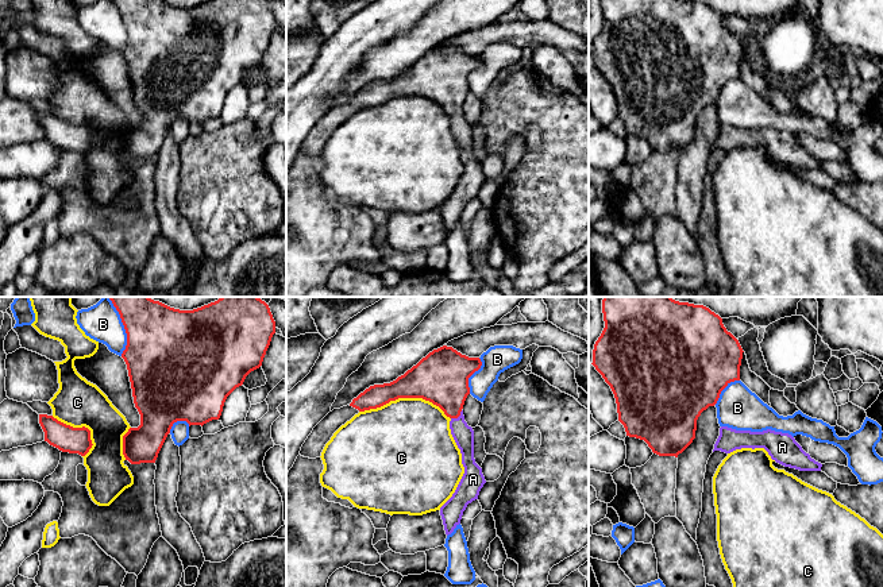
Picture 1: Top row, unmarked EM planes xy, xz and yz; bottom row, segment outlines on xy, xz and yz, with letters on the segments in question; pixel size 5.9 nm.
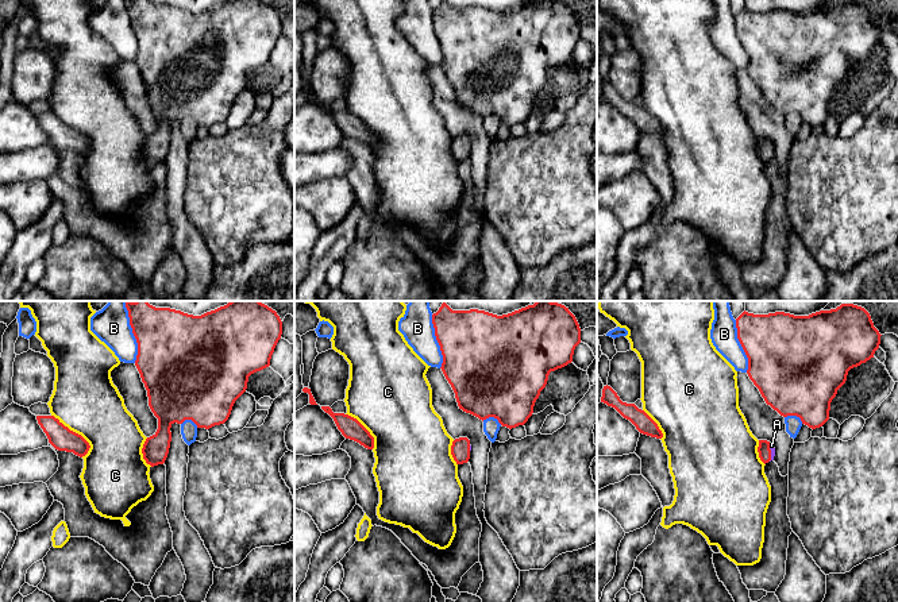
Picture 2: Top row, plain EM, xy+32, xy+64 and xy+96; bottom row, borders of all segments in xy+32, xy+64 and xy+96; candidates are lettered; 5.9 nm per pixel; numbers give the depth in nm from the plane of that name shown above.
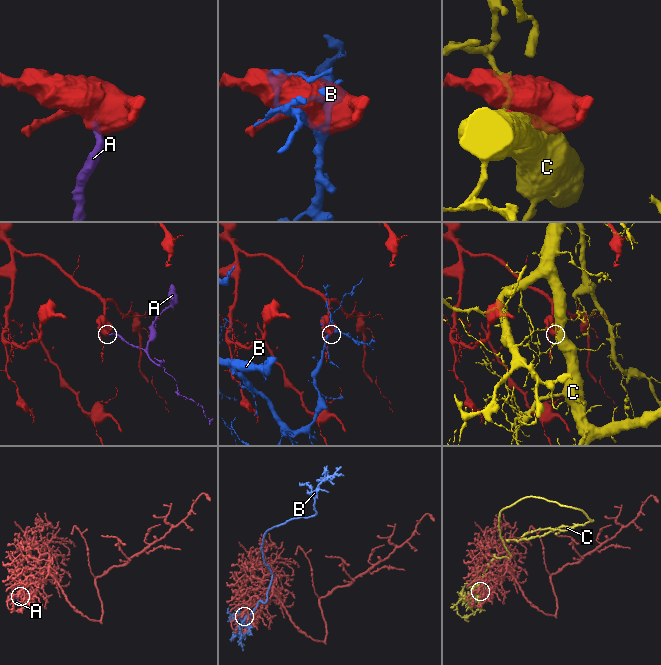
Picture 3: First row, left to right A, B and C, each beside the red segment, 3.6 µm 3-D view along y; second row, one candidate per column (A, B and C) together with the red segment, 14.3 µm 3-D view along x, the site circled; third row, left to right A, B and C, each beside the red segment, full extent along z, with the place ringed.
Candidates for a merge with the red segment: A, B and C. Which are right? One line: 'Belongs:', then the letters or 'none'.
Belongs: A

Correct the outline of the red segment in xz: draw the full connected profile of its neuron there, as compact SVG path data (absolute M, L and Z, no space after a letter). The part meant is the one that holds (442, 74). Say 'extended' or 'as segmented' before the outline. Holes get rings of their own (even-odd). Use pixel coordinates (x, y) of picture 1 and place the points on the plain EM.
extended | M443 43L429 50L396 78L370 84L350 101L365 109L398 96L423 96L439 104L451 116L450 127L460 147L464 171L452 194L440 205L447 233L460 221L467 202L478 197L486 181L482 166L474 157L474 128L464 119L462 108L470 92L469 76L481 63L479 55L469 55L452 45Z

